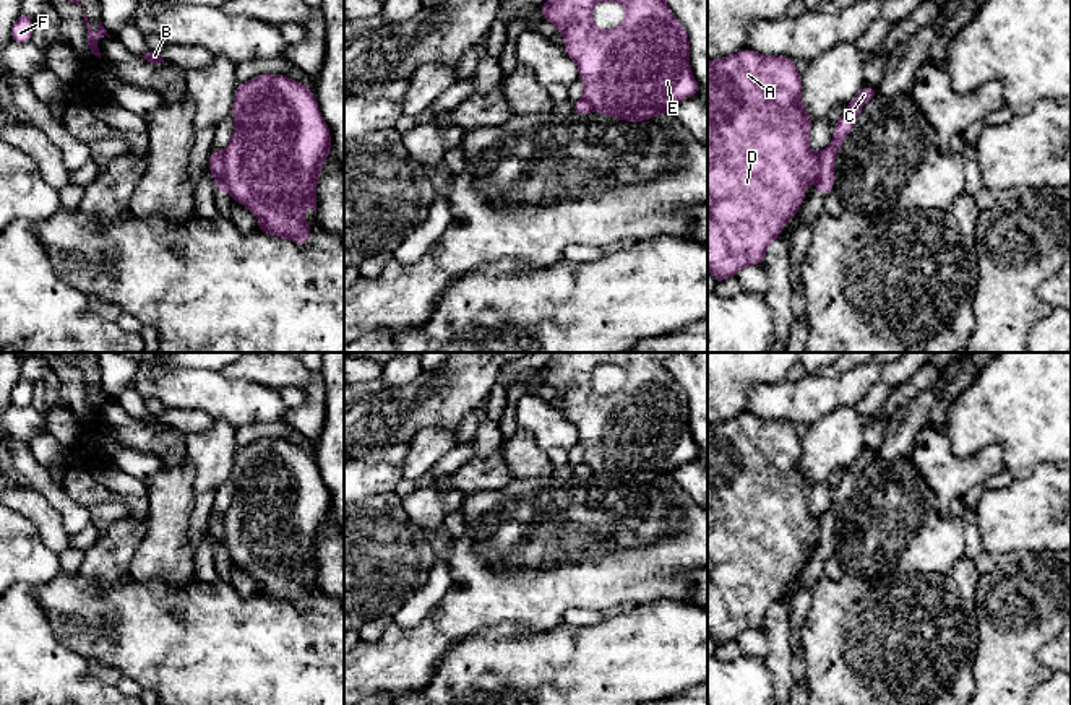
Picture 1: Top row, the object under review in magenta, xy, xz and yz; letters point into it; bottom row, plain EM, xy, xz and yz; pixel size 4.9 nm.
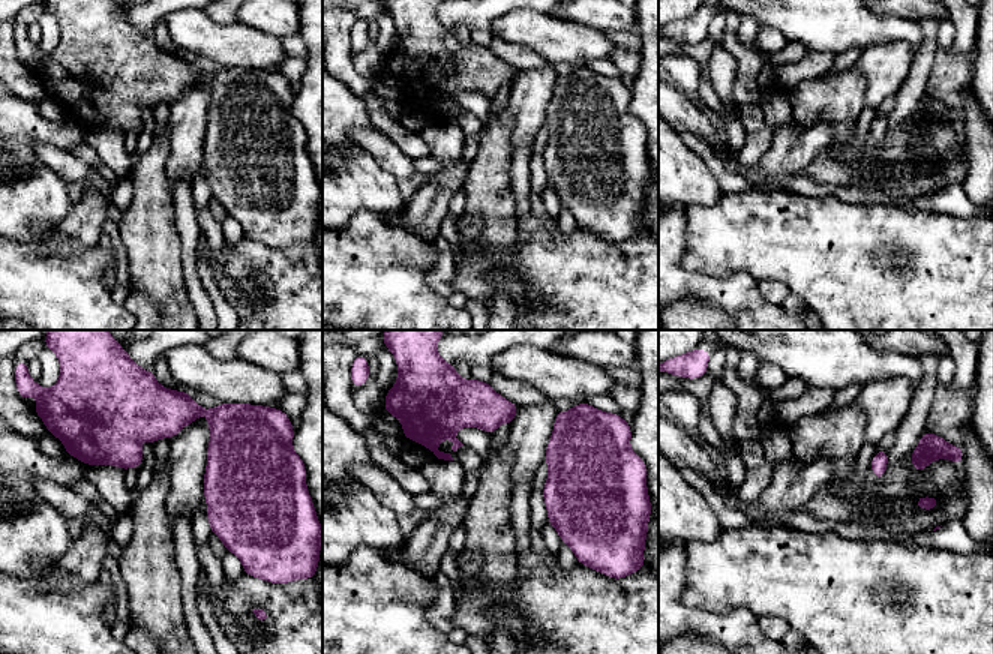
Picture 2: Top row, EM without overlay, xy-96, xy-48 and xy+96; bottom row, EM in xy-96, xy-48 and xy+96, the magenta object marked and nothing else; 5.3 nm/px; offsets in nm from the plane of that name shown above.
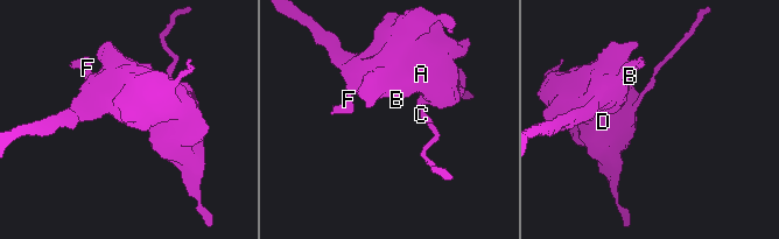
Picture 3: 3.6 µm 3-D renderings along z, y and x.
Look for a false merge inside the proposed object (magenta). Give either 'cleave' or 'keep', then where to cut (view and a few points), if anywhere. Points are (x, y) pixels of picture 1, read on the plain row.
cleave | xy (223, 515), (223, 536), (229, 554)

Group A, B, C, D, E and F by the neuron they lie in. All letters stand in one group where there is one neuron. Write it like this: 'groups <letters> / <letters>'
groups A B D E F / C

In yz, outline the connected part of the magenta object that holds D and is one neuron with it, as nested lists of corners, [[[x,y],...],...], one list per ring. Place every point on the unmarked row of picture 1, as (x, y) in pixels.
[[[745,411],[733,419],[708,424],[708,559],[712,560],[712,570],[708,573],[708,634],[717,647],[730,643],[745,630],[764,629],[769,608],[781,601],[784,590],[800,575],[800,567],[806,562],[805,547],[818,547],[819,517],[813,517],[808,510],[813,486],[802,468],[802,453],[802,439],[789,421],[761,419]]]

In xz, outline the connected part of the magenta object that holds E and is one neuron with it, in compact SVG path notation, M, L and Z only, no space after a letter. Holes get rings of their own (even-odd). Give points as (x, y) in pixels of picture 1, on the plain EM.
M552 352L548 364L539 370L544 383L553 387L565 401L563 414L578 429L584 463L592 468L594 474L623 486L647 486L699 458L699 450L690 434L688 396L665 367L665 361L673 354L677 352ZM604 364L617 365L625 374L623 385L607 395L599 393L592 385L594 370Z

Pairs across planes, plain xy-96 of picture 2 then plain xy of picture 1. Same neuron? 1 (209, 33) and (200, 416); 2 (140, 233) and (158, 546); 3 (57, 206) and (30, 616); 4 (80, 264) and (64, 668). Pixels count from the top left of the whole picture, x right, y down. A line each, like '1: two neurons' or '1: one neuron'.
1: two neurons
2: one neuron
3: two neurons
4: one neuron

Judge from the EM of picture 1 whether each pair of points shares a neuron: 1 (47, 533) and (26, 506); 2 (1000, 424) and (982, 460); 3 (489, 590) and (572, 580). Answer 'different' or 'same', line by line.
1: same
2: different
3: same

